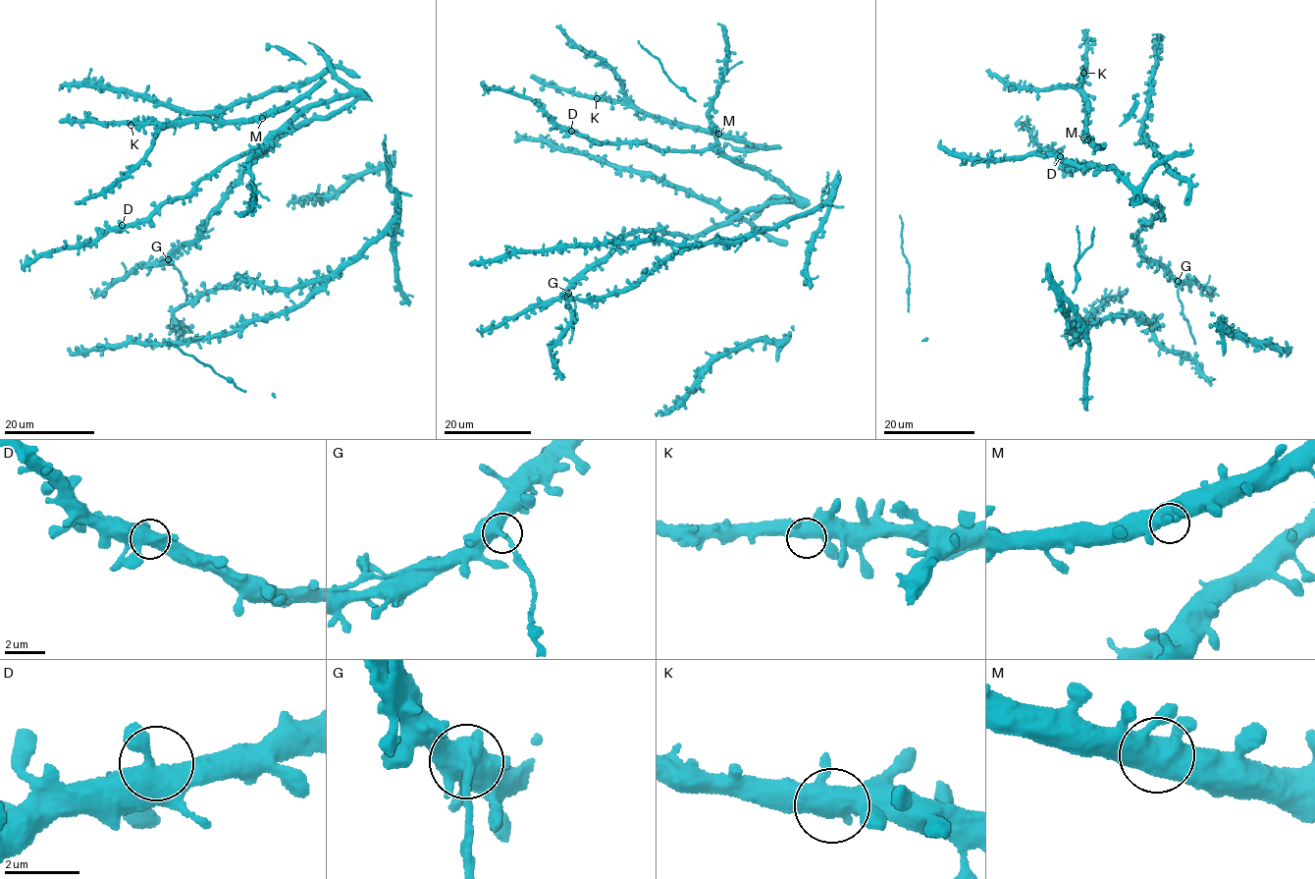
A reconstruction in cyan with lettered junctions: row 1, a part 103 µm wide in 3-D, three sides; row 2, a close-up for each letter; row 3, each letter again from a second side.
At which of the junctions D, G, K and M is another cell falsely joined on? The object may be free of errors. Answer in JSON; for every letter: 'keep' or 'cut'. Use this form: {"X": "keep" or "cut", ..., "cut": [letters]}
{"D": "keep", "G": "cut", "K": "keep", "M": "keep", "cut": ["G"]}

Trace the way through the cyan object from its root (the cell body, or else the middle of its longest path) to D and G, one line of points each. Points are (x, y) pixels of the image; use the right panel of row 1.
D: (1137, 236), (1143, 223), (1161, 215), (1159, 207), (1134, 201), (1114, 164), (1065, 167), (1060, 156)
G: (1137, 236), (1140, 257), (1164, 268), (1178, 280)

